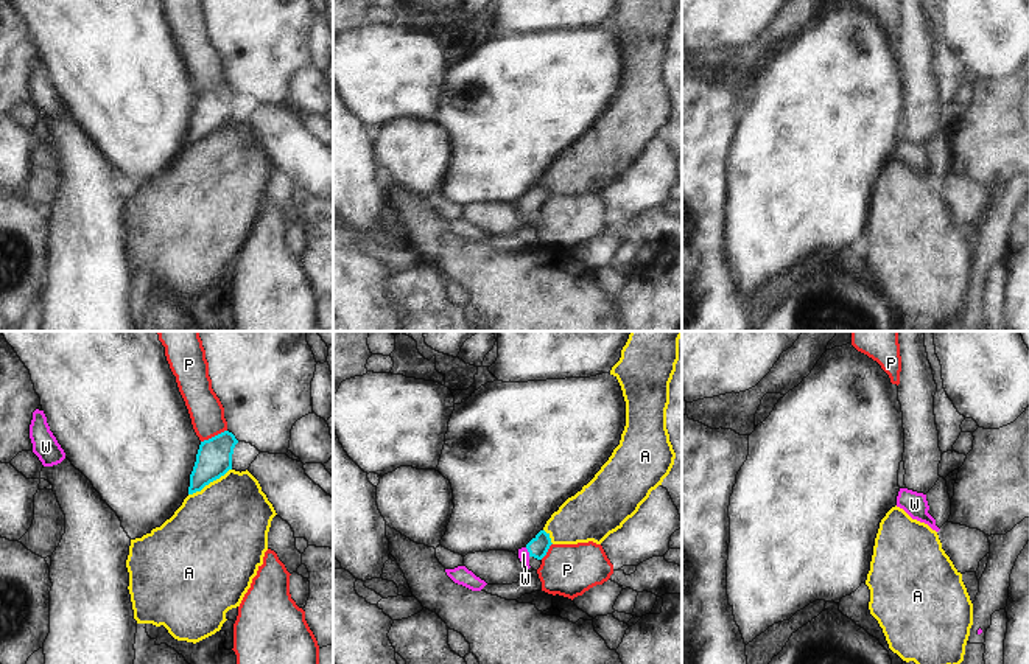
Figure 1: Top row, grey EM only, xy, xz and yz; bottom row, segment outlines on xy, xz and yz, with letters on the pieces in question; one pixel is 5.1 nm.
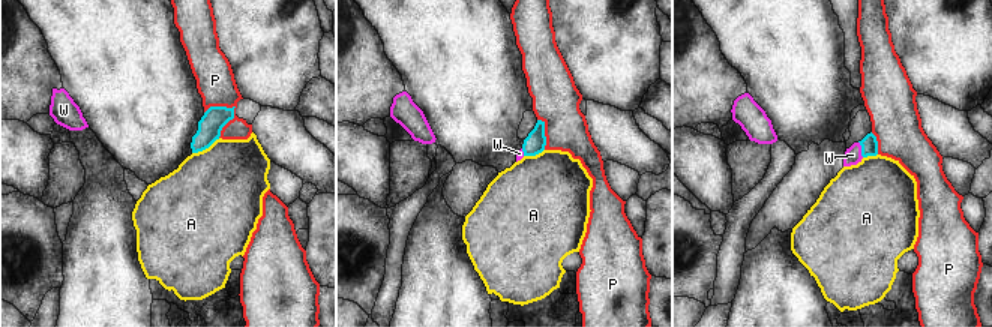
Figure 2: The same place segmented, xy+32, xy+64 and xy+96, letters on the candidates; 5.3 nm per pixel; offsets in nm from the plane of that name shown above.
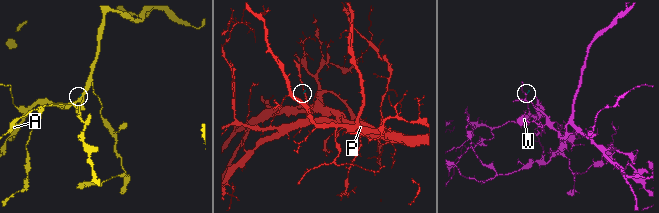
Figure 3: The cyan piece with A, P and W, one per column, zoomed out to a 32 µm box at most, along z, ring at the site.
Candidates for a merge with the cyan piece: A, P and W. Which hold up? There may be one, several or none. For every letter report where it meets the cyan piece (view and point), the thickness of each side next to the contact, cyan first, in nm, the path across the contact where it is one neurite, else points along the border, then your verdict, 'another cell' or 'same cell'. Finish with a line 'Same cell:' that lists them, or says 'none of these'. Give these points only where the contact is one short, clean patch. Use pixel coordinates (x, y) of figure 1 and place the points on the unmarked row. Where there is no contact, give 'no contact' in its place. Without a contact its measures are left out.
A: contact xy (209, 134); calibres 190 and 460 nm; another cell
P: contact xy (215, 87); calibres 190 and 180 nm; another cell
W: contact xz (528, 202); calibres 110 and 60 nm; way xz (537, 199), (528, 202), (523, 206); same cell
Same cell: W

